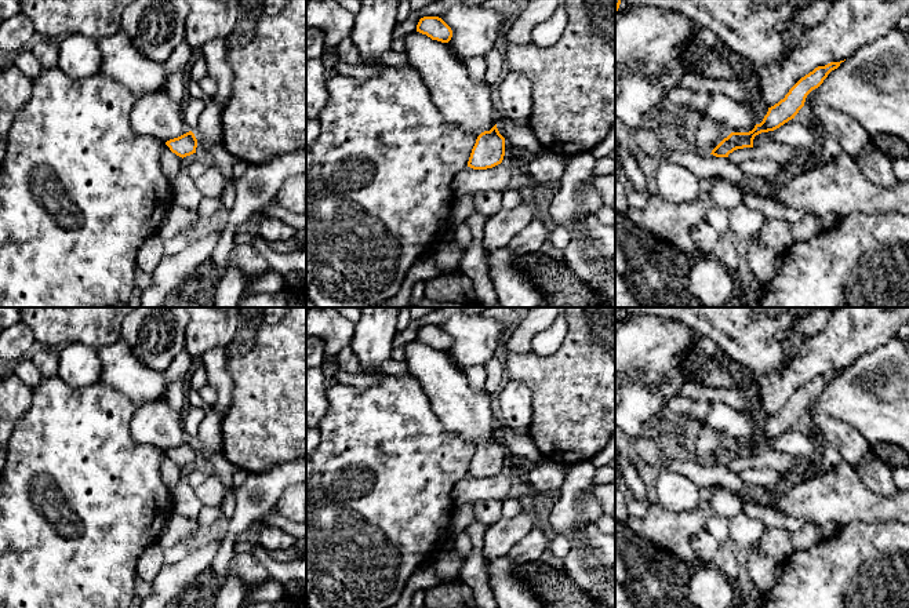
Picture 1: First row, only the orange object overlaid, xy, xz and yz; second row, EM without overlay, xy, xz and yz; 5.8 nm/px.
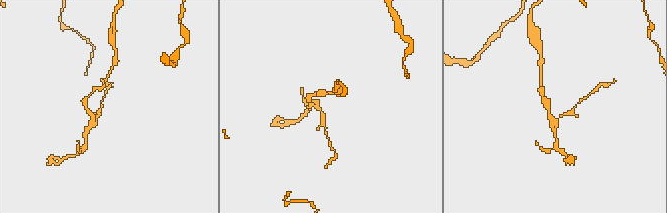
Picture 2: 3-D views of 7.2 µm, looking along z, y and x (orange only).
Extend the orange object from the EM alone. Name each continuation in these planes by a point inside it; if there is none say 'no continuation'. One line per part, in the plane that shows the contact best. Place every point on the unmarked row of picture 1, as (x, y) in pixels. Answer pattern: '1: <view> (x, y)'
no continuation

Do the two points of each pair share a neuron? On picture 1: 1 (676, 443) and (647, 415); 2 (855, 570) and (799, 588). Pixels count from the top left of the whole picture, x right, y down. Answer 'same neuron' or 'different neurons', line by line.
1: different neurons
2: same neuron

